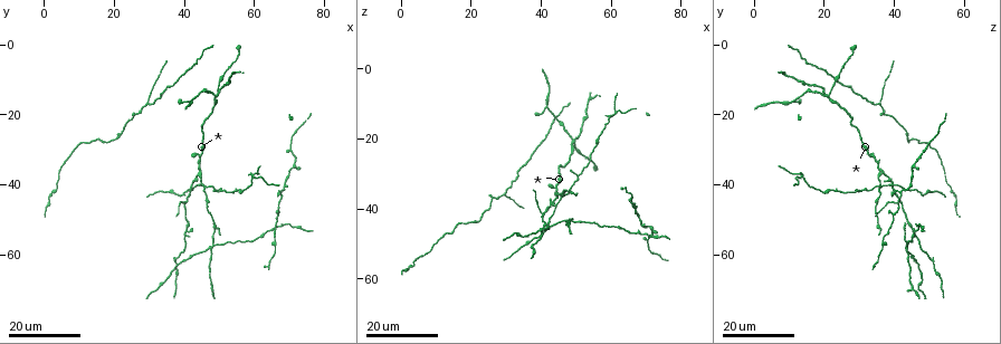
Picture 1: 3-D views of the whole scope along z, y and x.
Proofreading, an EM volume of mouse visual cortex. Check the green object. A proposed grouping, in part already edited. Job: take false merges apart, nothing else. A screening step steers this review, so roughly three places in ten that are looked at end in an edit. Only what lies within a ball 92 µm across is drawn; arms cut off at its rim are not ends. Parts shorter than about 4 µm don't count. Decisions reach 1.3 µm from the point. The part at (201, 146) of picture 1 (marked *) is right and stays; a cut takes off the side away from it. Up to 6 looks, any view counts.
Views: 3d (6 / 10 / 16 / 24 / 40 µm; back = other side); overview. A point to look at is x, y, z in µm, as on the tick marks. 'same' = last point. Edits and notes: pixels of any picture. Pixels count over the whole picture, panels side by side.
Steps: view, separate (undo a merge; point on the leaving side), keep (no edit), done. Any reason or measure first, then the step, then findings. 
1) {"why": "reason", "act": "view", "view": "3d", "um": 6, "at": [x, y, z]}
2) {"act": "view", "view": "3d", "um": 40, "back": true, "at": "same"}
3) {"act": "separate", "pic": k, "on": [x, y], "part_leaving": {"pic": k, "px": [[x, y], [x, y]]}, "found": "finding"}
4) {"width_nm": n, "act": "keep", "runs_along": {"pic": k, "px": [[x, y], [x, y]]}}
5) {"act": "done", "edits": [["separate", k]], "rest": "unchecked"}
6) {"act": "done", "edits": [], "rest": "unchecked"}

{"why": "sudden change in width", "act": "view", "view": "3d", "um": 16, "at": [26.5, 20.0, 36.5]}

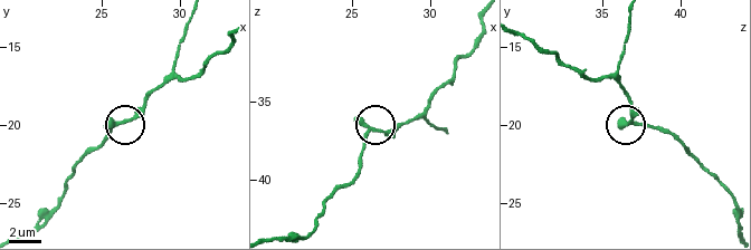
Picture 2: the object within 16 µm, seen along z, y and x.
{"act": "view", "view": "3d", "um": 6, "at": [26.6, 19.8, 36.8]}

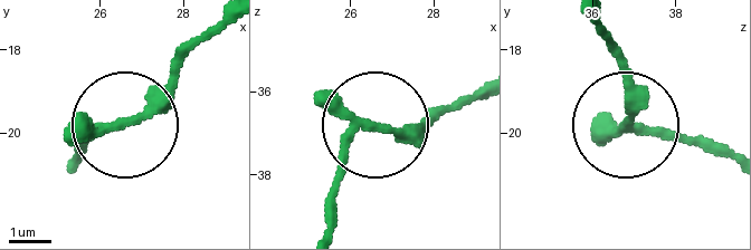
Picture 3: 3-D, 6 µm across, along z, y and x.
{"act": "keep", "runs_along": {"pic": 3, "px": [[472, 89], [419, 125], [366, 133], [326, 203]]}, "found": "continuous, no second neuron"}

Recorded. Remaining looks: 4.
{"act": "view", "view": "3d", "um": 24, "at": [46.0, 13.0, 16.0]}

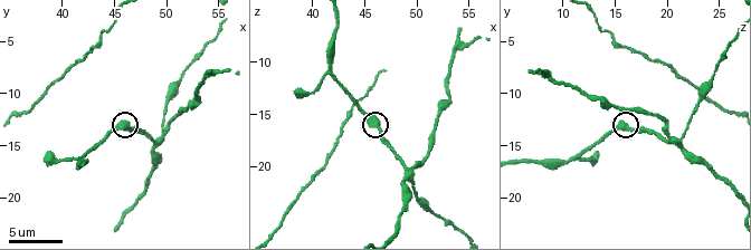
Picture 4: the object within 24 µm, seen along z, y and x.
{"why": "closer look", "act": "view", "view": "3d", "um": 10, "at": [45.6, 12.8, 15.4]}

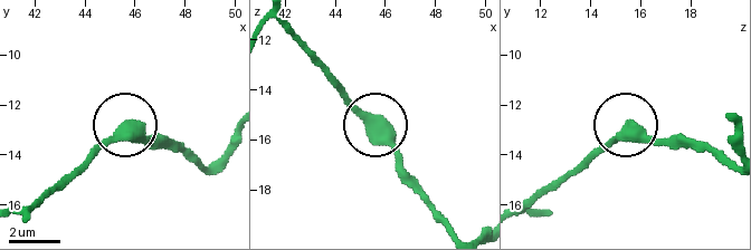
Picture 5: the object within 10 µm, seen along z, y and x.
{"side_arm_um": 19, "act": "keep", "runs_along": {"pic": 5, "px": [[730, 167], [699, 150], [647, 142], [627, 128], [579, 173]]}, "found": "continuous, no second neuron"}

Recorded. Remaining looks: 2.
{"why": "side arm on a straight run", "act": "view", "view": "3d", "um": 24, "at": [41.0, 45.0, 42.0]}

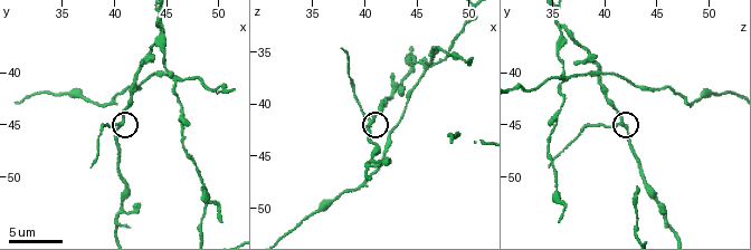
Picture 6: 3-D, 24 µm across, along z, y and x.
{"act": "view", "view": "3d", "um": 6, "at": [40.4, 45.0, 41.6]}

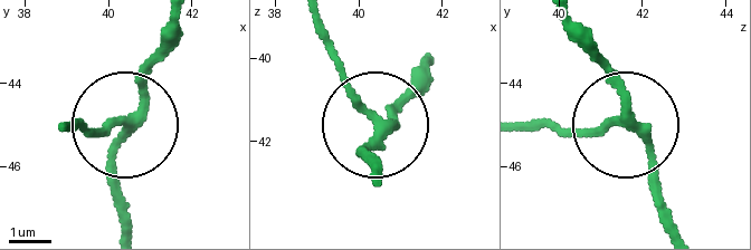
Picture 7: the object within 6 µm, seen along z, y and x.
{"arms": 3, "act": "keep", "runs_along": {"pic": 7, "px": [[561, 20], [625, 116], [615, 127], [533, 127]]}, "found": "one neuron here"}

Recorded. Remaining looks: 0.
{"act": "done", "edits": [], "rest": "unchecked"}

